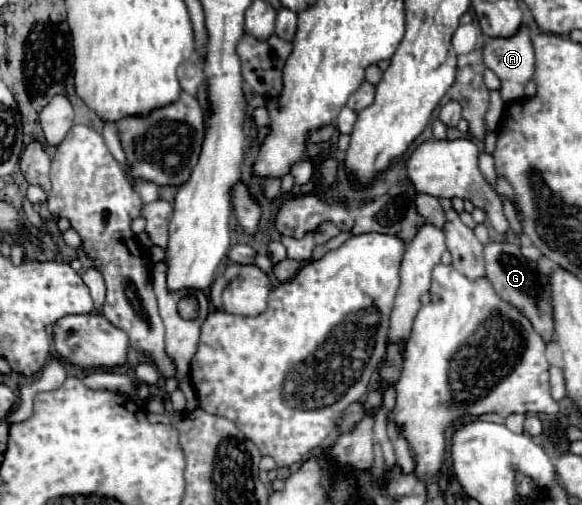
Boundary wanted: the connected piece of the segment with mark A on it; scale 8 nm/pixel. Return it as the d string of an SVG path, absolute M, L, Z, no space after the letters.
M523 26L513 38L491 38L483 48L485 66L501 80L501 98L509 104L523 98L525 84L533 76L533 44Z

